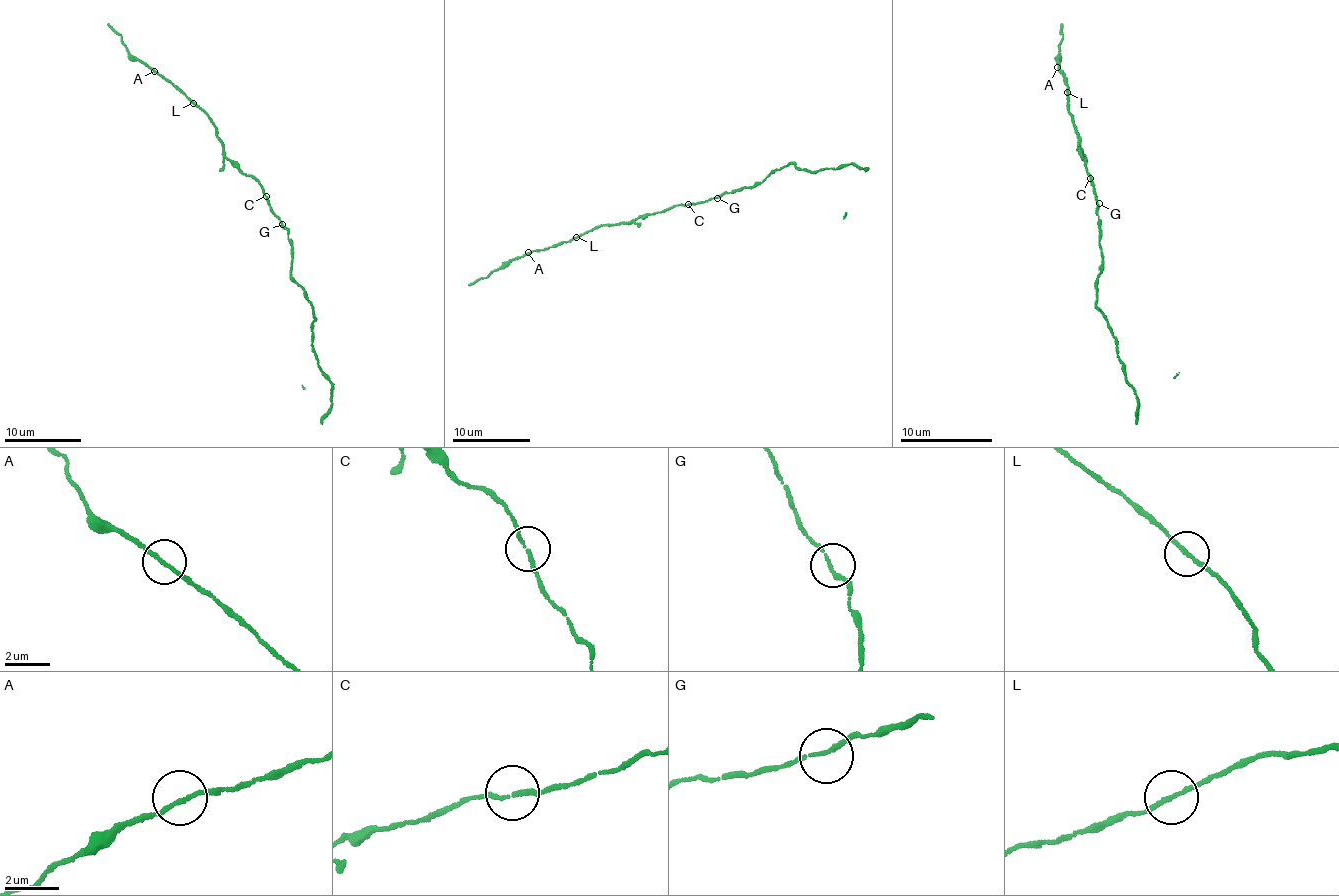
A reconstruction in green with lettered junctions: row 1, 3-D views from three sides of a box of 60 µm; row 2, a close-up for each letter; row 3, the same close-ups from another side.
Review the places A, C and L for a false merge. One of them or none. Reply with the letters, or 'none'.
none

